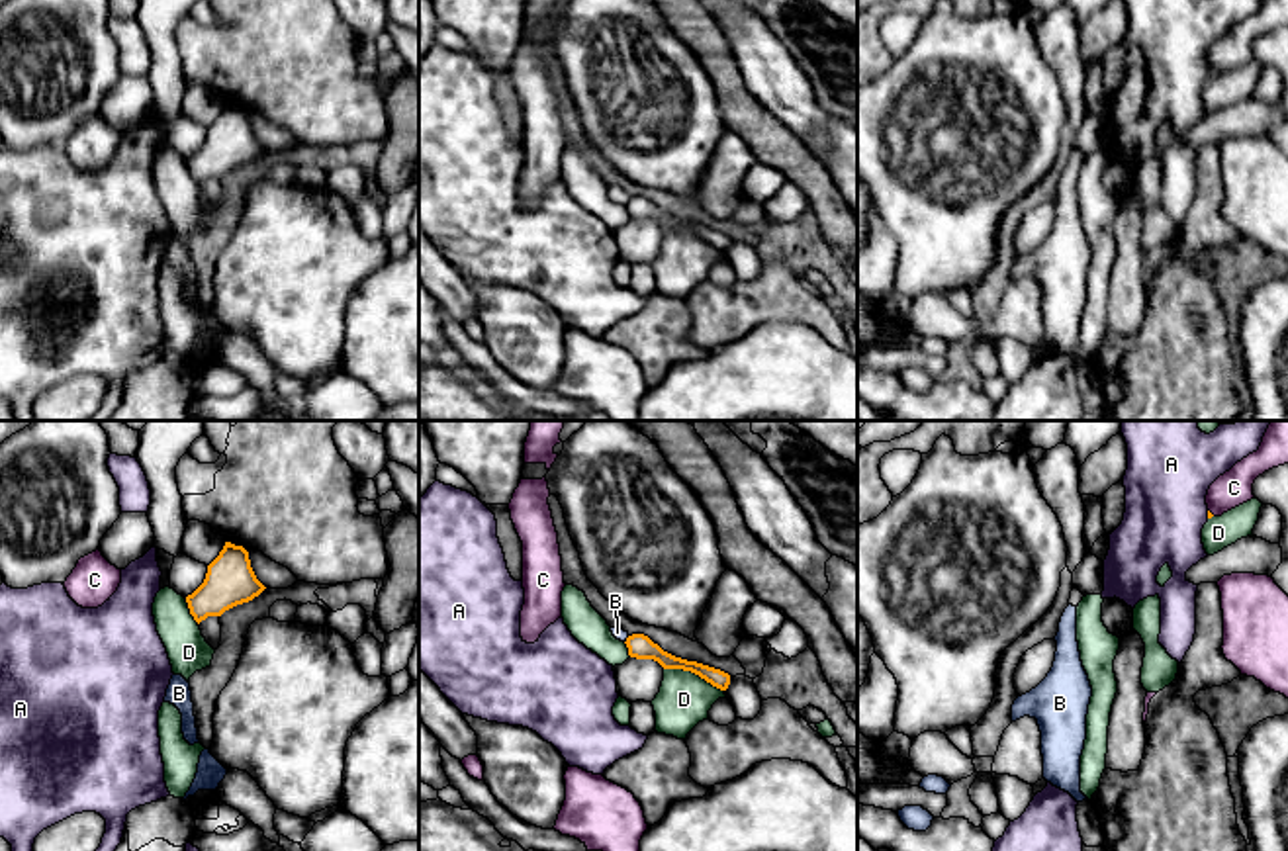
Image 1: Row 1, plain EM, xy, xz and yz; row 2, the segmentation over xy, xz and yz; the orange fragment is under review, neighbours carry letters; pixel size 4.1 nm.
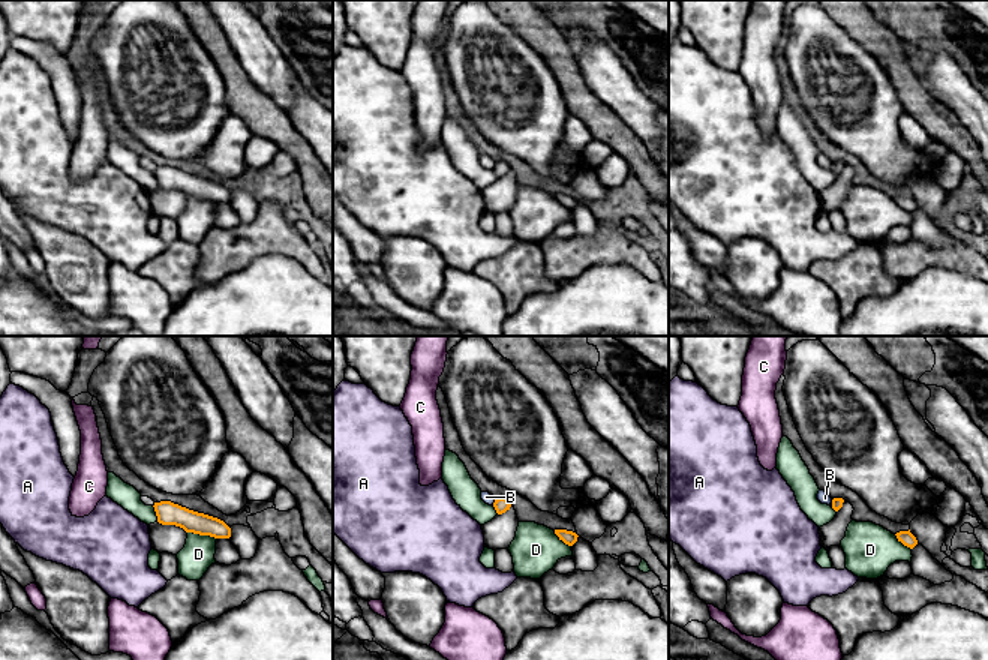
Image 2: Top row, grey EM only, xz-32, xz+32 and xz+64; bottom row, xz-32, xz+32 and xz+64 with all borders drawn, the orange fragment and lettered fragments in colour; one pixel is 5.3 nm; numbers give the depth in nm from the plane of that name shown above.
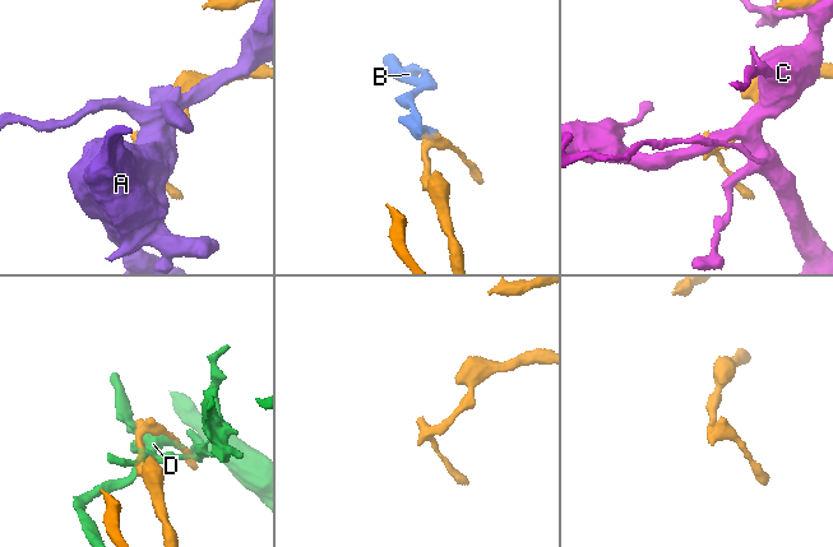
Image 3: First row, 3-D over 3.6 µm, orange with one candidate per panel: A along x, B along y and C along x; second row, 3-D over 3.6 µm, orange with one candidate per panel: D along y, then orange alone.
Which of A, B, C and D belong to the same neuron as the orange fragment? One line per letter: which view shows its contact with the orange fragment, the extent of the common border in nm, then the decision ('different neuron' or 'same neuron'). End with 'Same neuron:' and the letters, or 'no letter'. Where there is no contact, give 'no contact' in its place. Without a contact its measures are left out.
A: yz | 30 nm | different neuron
B: xz | 40 nm | different neuron
C: yz | 40 nm | different neuron
D: xz | 260 nm | different neuron
Same neuron: no letter

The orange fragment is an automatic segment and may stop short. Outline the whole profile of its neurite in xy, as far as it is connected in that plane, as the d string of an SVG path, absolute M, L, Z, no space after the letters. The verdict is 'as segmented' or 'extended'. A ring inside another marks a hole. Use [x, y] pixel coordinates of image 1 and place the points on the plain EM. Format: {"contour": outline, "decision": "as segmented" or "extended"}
{"contour": "M225 104L219 117L207 127L204 145L186 158L186 164L200 186L207 178L221 178L225 172L253 162L264 151L251 129L249 113Z", "decision": "as segmented"}

